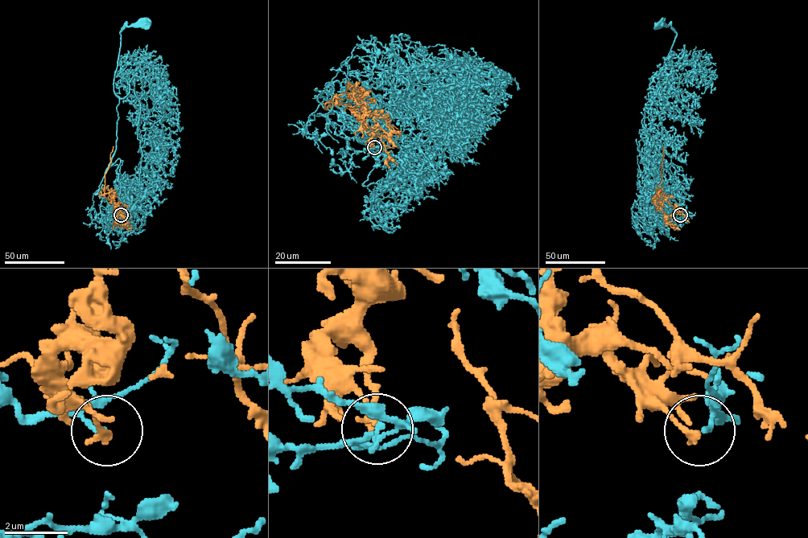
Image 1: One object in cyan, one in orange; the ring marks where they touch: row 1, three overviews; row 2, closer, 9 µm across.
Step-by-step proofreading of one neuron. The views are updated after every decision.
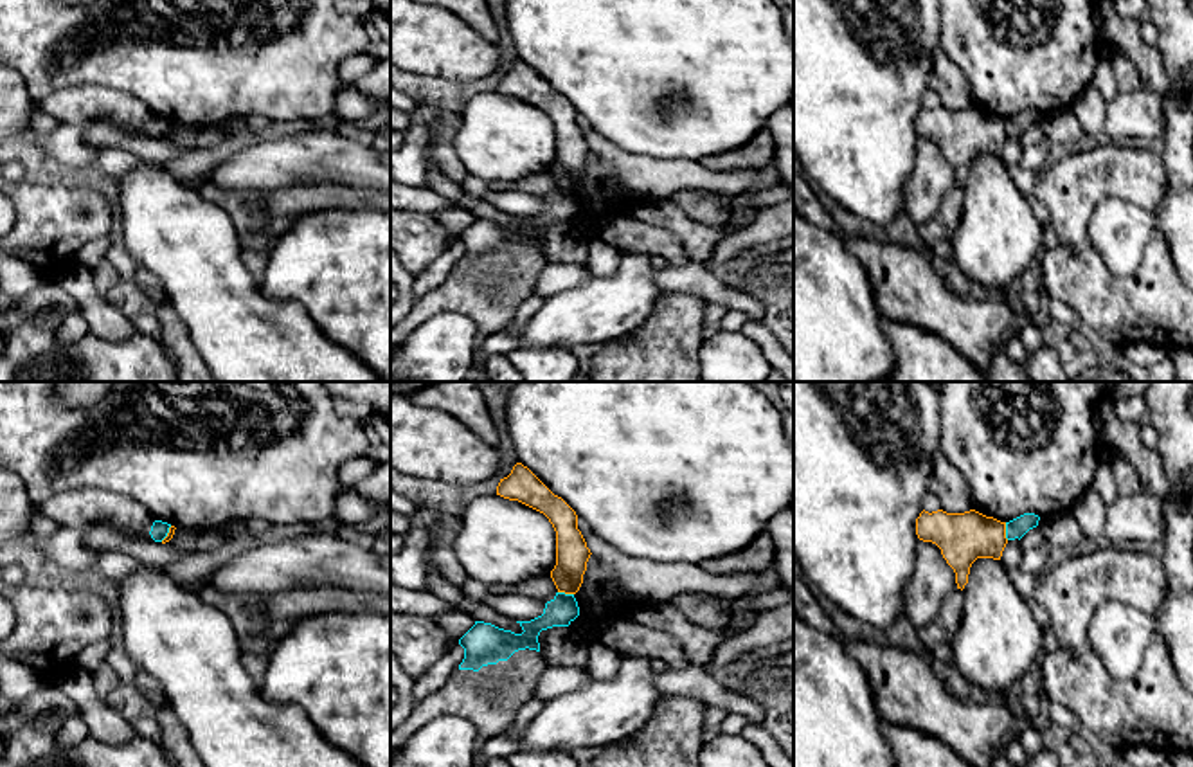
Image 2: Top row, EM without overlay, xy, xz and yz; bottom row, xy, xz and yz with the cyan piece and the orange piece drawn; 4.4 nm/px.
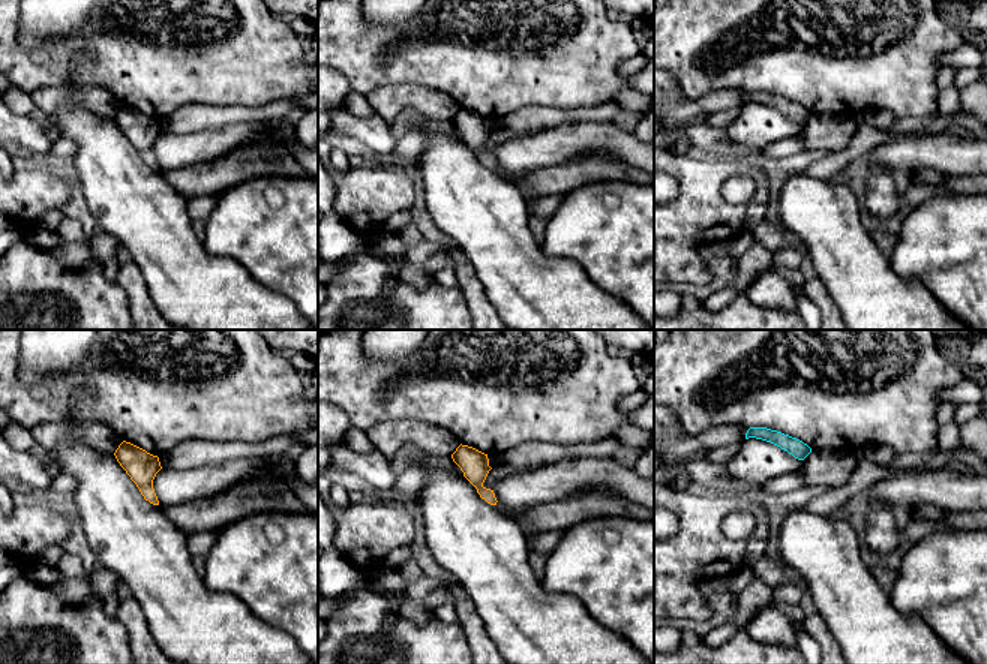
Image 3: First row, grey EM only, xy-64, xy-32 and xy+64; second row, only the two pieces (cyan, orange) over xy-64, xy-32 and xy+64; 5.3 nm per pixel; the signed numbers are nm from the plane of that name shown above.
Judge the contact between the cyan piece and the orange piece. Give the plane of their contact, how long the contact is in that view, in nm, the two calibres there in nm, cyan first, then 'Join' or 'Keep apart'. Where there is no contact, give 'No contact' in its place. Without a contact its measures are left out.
Touches cyan in yz. Shared border 80 nm. Thickness 90 nm (cyan) against 220 nm. Keep apart

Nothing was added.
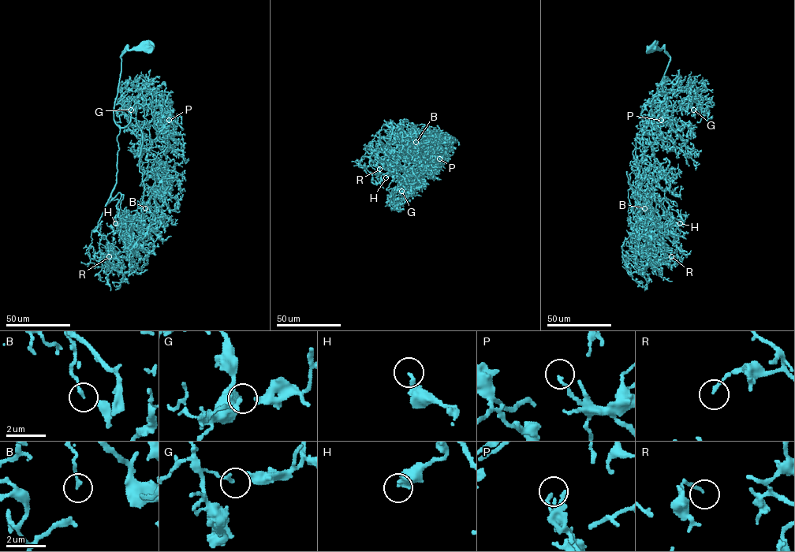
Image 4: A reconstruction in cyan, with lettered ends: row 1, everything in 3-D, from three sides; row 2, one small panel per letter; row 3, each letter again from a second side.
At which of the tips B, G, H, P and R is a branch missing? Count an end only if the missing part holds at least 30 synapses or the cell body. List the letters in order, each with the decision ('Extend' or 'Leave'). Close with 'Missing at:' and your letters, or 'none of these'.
B: Leave
G: Leave
H: Leave
P: Leave
R: Leave
Missing at: none of these

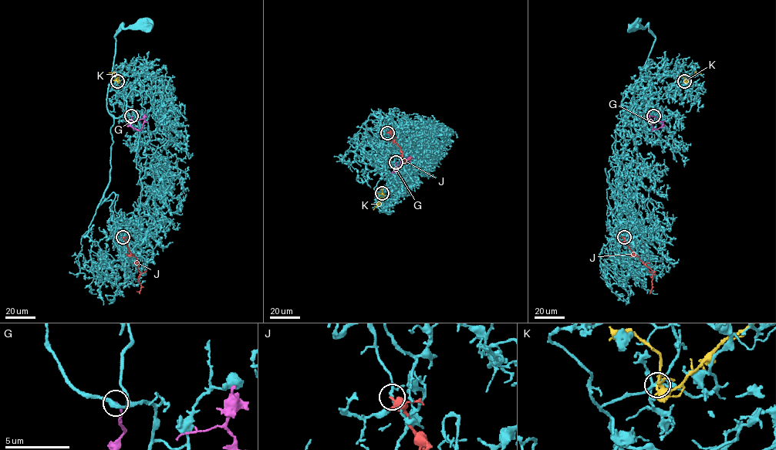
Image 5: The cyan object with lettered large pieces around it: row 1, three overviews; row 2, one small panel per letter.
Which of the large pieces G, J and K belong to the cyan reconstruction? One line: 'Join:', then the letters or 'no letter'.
Join: no letter

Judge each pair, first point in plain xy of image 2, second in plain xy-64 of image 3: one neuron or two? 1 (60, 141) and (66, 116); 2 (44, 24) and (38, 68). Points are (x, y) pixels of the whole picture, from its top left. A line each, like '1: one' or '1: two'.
1: two
2: one

